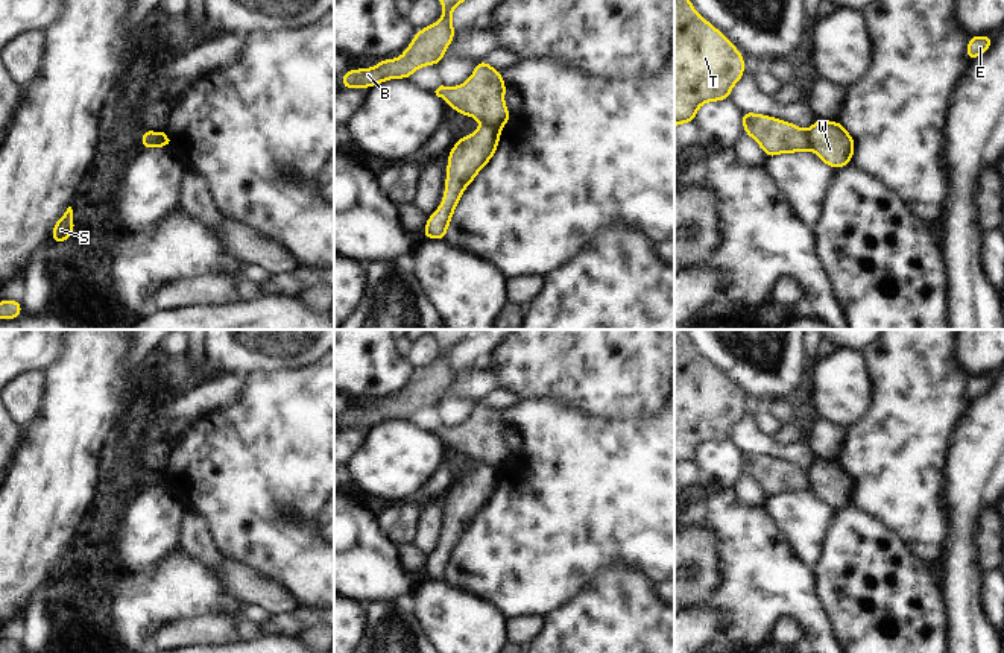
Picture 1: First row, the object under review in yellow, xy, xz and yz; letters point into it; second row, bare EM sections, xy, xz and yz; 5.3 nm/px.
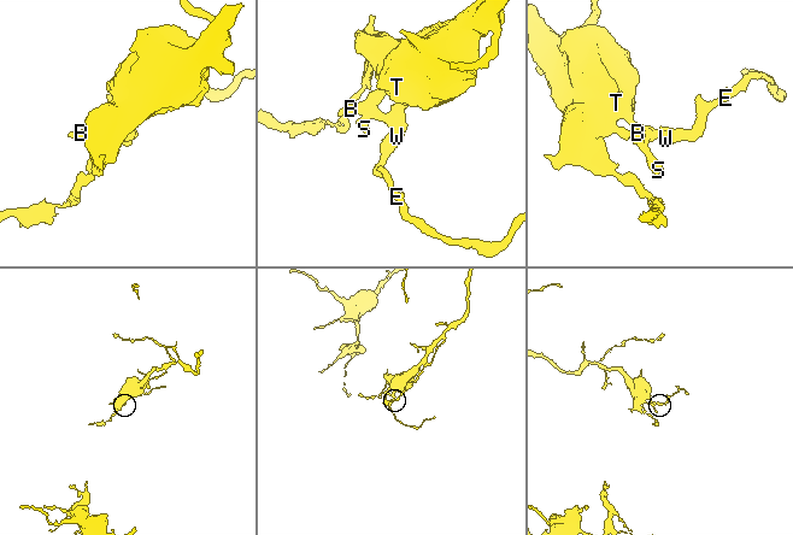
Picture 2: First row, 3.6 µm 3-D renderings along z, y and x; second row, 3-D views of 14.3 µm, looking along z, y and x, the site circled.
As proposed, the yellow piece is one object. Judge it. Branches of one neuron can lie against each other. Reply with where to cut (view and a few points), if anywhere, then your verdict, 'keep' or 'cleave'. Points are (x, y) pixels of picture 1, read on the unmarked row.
cut in yz along (807, 470), (810, 489); cleave

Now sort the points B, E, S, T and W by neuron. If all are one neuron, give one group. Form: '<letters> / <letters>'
B S T / E W

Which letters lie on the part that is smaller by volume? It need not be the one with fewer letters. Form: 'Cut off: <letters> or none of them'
Cut off: E, W

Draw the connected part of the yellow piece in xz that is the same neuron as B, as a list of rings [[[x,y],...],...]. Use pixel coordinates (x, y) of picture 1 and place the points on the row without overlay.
[[[430,330],[442,345],[439,361],[416,371],[413,381],[396,399],[383,398],[369,409],[352,409],[340,415],[343,430],[374,428],[390,419],[410,419],[424,405],[437,407],[444,401],[448,386],[456,378],[453,368],[453,349],[472,337],[475,330]]]

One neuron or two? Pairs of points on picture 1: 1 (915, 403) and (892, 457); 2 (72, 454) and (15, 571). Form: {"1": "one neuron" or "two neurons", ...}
{"1": "one neuron", "2": "one neuron"}

